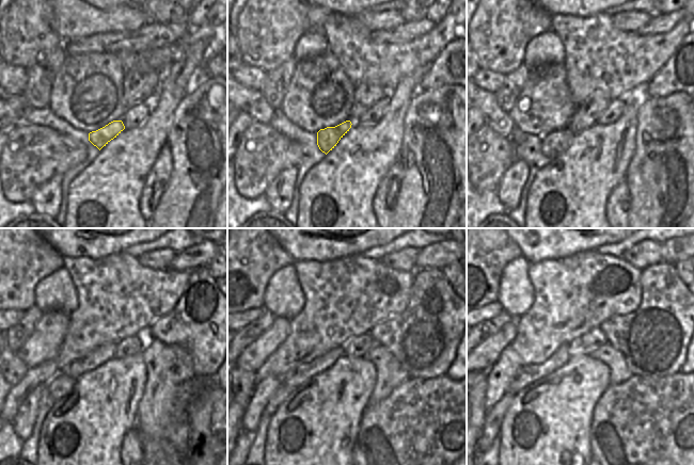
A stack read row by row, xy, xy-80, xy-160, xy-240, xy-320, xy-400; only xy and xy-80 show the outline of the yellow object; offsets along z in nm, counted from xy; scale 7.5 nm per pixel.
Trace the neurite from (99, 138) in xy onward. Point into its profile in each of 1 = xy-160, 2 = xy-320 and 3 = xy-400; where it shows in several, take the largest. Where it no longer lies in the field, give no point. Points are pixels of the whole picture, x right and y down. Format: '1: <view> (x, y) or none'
1: xy-160 (553, 144)
2: xy-320 (282, 394)
3: xy-400 (494, 415)

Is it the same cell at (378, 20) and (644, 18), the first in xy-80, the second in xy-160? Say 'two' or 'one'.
one

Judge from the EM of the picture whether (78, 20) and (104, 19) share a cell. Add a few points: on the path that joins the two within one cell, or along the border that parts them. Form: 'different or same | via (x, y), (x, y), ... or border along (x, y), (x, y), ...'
same | via (84, 20), (97, 20)

